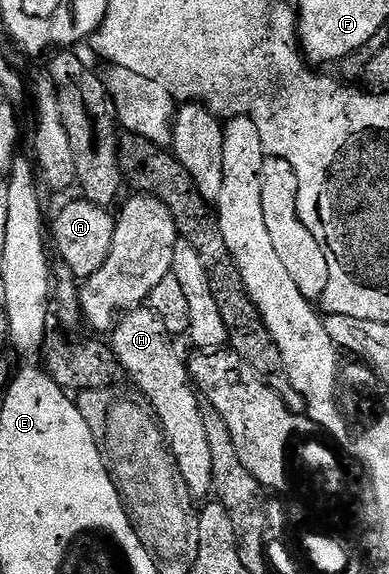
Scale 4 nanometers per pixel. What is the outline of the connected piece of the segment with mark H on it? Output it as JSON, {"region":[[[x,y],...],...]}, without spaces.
{"region":[[[140,305],[120,315],[109,338],[110,350],[123,366],[126,378],[139,386],[138,394],[155,412],[192,499],[206,500],[215,485],[213,457],[209,454],[209,440],[205,437],[200,396],[189,378],[188,364],[175,348],[176,340],[165,329],[161,317],[157,317],[157,313],[153,313],[147,305]]]}

